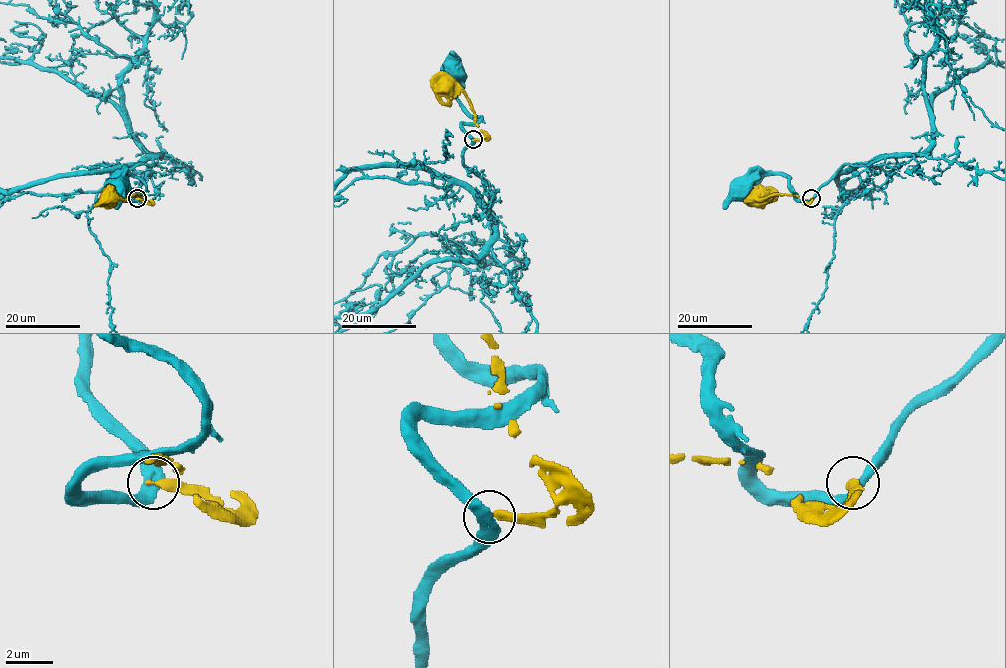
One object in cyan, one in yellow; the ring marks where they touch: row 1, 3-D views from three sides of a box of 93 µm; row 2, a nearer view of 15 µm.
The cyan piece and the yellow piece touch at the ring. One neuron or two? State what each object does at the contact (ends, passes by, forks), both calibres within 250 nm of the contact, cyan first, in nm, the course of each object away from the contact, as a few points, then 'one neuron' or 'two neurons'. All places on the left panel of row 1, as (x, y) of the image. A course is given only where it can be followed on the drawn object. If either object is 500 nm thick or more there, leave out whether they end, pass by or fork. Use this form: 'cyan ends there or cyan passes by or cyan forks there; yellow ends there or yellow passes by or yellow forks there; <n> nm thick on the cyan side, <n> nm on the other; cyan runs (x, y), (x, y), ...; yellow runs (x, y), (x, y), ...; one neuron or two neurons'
cyan passes by; yellow ends there; 400 nm thick on the cyan side, 360 nm on the other; cyan runs (138, 198), (126, 198), (145, 190), (140, 180), (129, 174), (114, 174), (116, 186); yellow runs (138, 198), (148, 202), (135, 194), (124, 198), (113, 194), (111, 197); two neurons

